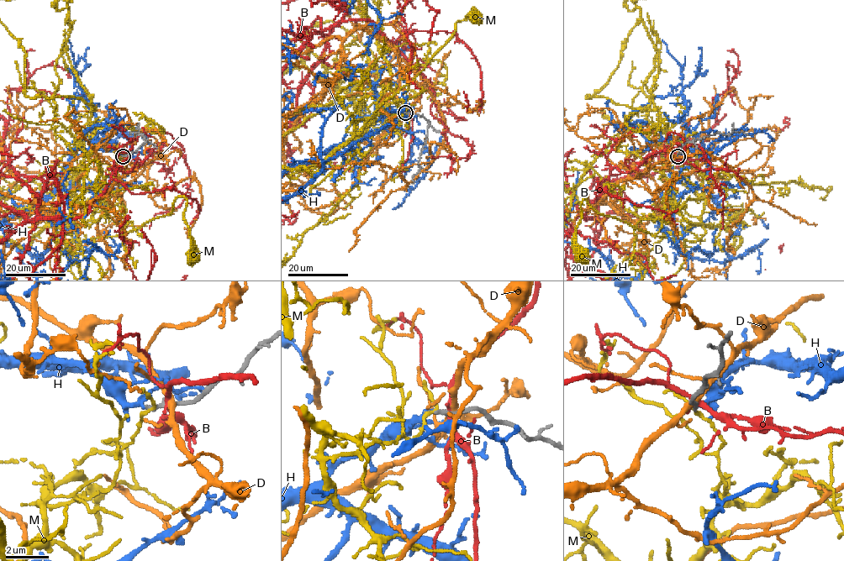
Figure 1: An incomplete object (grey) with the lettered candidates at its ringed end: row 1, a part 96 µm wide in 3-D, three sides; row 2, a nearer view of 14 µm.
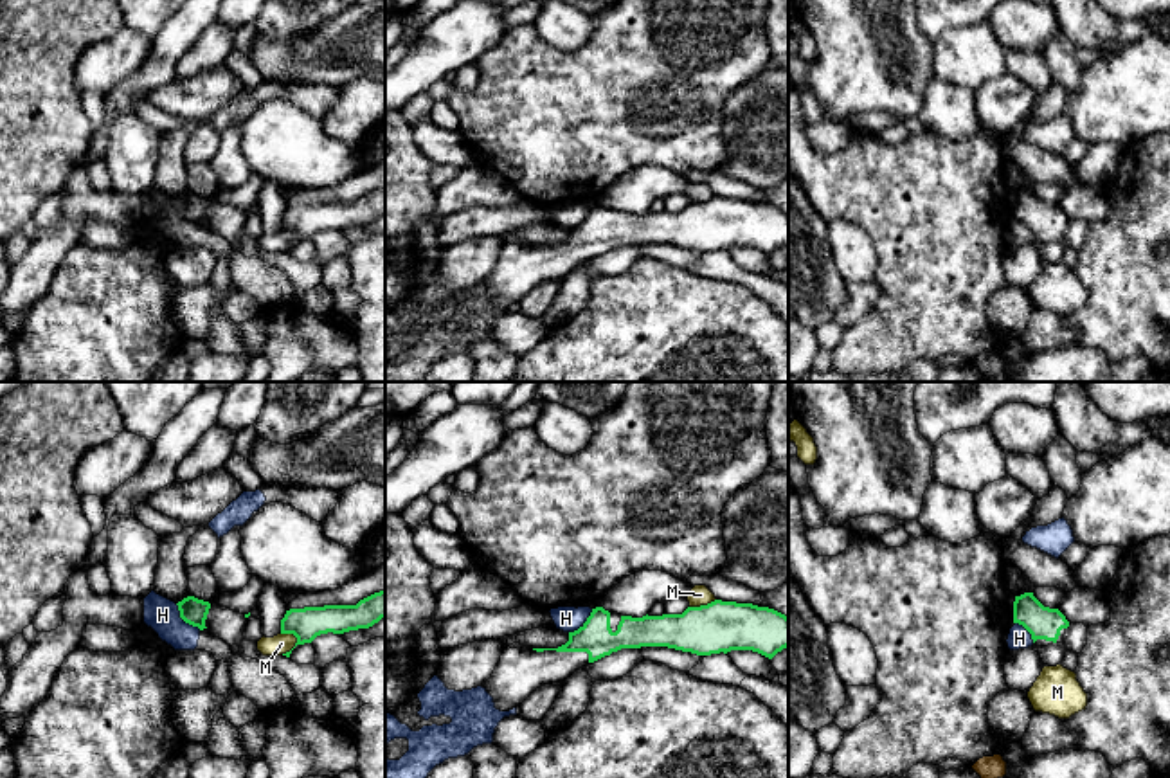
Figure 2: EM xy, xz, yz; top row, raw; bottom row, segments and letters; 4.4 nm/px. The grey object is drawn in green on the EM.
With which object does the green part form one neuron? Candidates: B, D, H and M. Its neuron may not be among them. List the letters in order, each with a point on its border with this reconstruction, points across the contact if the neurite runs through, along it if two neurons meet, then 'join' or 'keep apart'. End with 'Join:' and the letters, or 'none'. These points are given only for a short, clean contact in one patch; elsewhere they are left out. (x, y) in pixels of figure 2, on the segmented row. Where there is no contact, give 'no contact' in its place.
B: no contact; keep apart
D: no contact; keep apart
H: meets green in xy at (184, 620); border along xy (175, 604), (180, 616), (200, 629); keep apart
M: meets green in xy at (296, 645); border along xy (292, 633), (296, 642), (283, 654); keep apart
Join: none

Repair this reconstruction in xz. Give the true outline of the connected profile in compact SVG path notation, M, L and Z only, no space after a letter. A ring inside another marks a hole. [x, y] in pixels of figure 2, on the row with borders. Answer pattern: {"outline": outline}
{"outline": "M722 600L688 607L682 614L643 618L596 607L558 648L508 645L481 686L493 697L497 710L509 711L540 686L563 681L621 648L641 647L668 647L697 656L752 650L772 659L788 647L788 618L769 607Z"}

